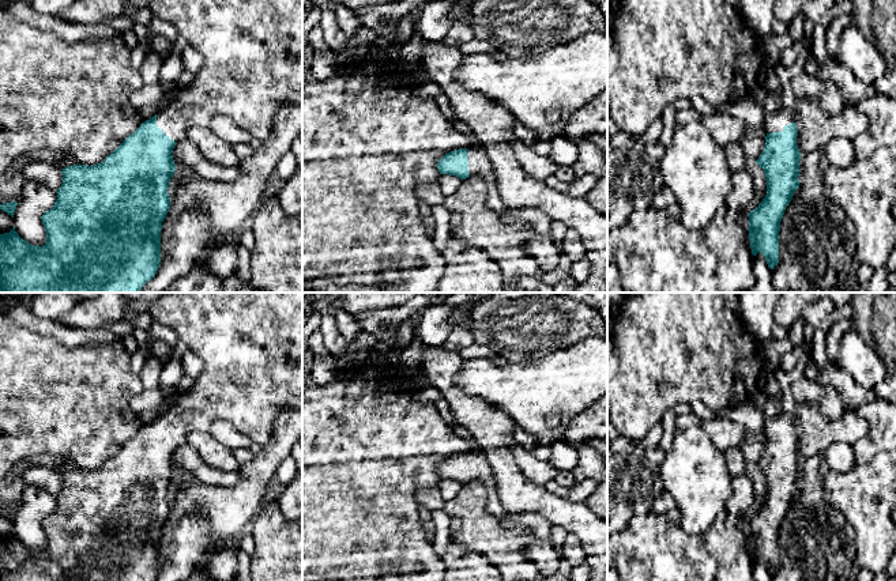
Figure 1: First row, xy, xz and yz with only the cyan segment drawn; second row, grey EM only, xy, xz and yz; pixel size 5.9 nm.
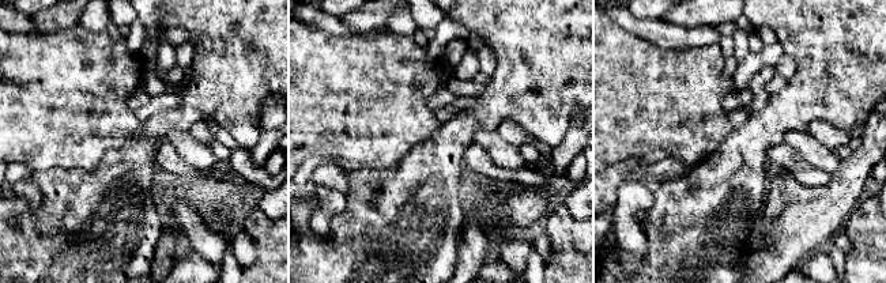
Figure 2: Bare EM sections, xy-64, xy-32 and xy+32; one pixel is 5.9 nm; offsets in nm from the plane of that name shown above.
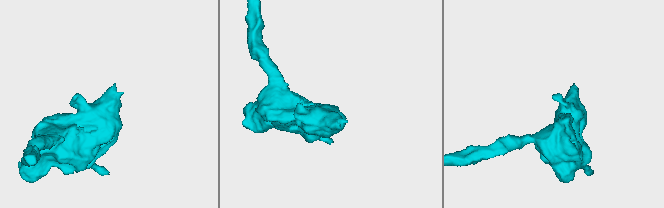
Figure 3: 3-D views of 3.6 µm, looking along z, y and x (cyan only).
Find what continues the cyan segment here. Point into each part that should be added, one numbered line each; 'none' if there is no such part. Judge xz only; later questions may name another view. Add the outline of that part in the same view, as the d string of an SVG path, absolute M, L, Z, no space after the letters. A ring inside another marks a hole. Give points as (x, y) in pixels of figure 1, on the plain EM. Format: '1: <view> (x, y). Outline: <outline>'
1: xz (480, 468). Outline: M467 450L468 457L468 479L479 480L487 487L489 508L487 513L494 517L504 517L507 513L502 509L500 498L497 495L497 483L494 472L486 454L482 450Z

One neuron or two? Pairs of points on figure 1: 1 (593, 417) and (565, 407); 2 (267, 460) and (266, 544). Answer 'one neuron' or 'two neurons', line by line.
1: two neurons
2: two neurons

